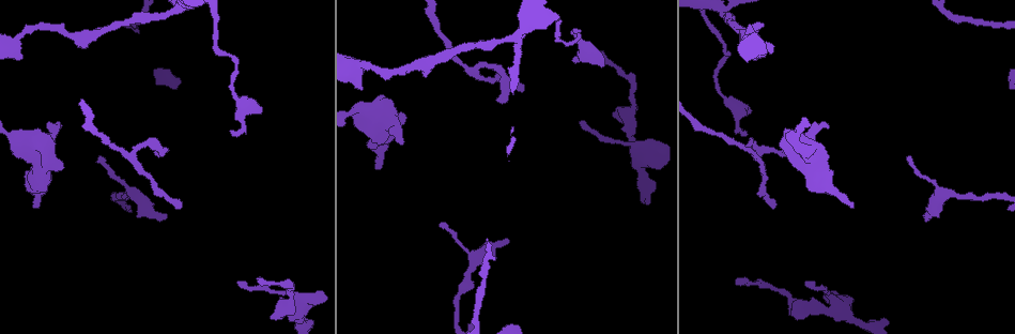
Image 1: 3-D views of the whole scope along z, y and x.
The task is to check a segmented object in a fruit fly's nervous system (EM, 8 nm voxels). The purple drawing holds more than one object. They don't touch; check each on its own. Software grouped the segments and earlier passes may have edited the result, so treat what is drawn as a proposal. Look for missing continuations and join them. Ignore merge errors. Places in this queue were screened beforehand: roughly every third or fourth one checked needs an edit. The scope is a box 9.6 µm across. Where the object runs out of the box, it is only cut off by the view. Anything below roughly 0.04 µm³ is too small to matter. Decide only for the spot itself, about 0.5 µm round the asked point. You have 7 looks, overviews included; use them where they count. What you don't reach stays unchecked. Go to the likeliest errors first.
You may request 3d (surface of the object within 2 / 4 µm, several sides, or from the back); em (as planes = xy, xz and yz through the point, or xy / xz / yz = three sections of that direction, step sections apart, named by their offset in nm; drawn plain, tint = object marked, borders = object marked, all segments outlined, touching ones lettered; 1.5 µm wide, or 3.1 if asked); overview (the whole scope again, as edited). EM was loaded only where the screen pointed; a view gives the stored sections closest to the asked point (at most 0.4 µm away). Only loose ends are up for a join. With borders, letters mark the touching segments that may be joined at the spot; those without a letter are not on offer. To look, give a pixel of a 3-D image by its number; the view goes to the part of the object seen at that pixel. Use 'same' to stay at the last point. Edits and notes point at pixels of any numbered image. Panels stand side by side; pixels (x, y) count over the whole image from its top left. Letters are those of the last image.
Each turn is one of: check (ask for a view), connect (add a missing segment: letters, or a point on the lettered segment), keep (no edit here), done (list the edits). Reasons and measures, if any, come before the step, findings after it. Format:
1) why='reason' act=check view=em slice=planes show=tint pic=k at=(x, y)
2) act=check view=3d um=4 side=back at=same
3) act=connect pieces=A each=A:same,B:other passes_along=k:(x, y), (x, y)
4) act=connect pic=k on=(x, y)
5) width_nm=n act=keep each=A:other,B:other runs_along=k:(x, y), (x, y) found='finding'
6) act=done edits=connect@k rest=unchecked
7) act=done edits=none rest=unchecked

why='tapers out' act=check view=3d um=4 pic=1 at=(182, 204)

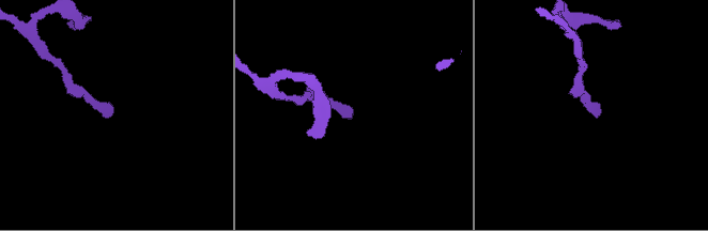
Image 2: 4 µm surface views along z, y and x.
act=check view=em slice=planes show=plain pic=2 at=(350, 119)

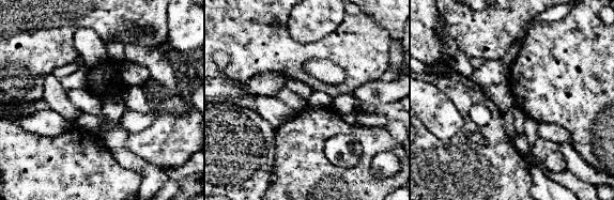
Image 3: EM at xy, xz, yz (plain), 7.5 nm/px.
why='see the neighbours' act=check view=em slice=planes show=borders at=same

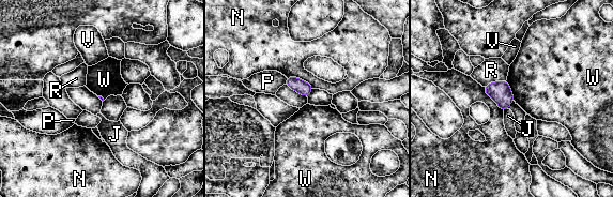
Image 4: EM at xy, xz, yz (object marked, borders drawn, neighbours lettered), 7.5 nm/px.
act=keep each=J:other,N:other,P:other,R:other,V:other,W:other border=4:(506, 79), (515, 101) found='no lettered segment goes on from it'

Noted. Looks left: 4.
why='free end' act=check view=em slice=planes show=borders pic=1 at=(747, 132)

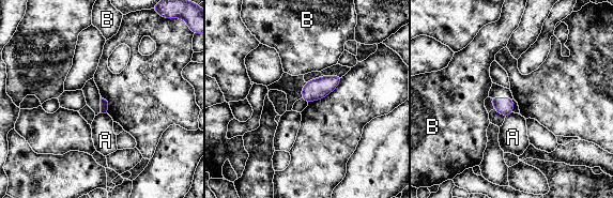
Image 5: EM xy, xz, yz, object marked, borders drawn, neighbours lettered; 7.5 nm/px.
act=keep each=A:other,B:other border=5:(514, 112), (506, 117) found='none of them fits'

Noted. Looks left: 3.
why='thin end' act=check view=3d um=2 pic=1 at=(257, 282)

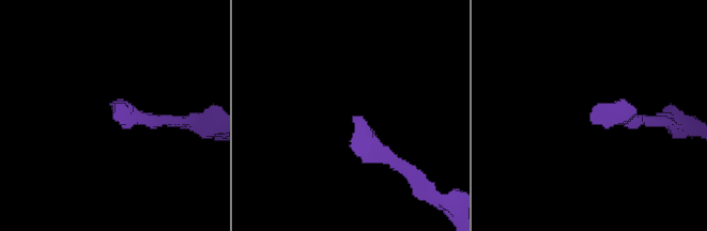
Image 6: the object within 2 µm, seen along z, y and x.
why='need the tissue' act=check view=em slice=planes show=borders pic=6 at=(114, 115)

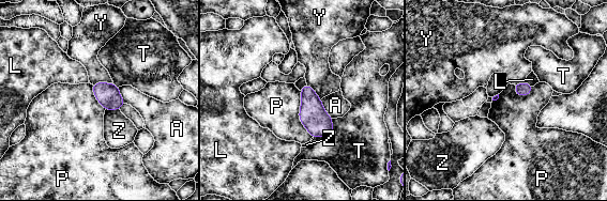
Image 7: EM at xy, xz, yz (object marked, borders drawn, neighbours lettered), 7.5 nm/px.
longest_contact=P:360nm act=keep each=A:other,L:other,P:other,T:other,Y:other,Z:other found='no lettered segment goes on from it'

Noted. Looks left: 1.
act=done edits=none rest=unchecked

